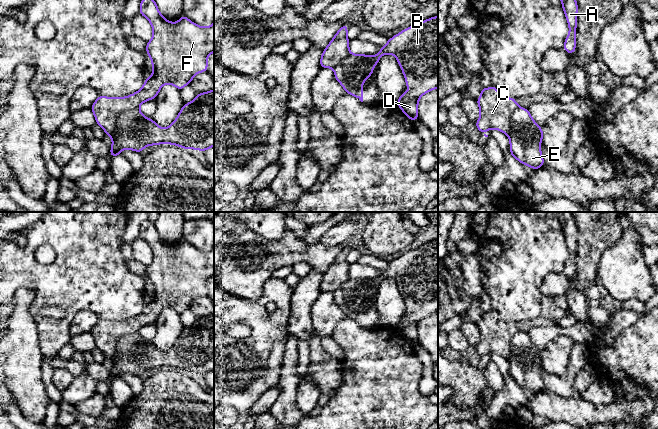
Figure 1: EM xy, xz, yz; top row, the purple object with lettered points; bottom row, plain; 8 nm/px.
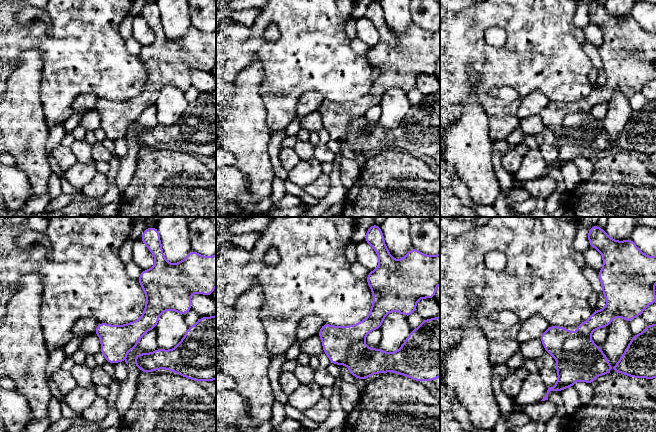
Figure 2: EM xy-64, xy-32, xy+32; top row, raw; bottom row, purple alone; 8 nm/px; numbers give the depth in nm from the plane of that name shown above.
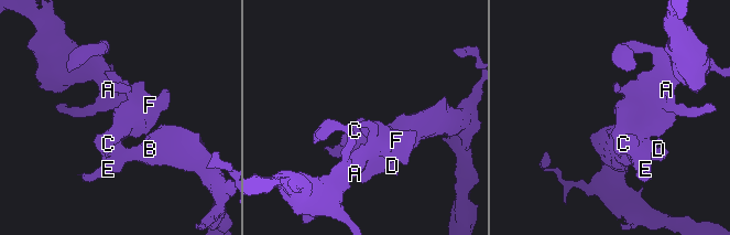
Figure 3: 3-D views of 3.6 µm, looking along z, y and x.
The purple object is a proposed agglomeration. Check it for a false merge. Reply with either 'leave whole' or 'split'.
split

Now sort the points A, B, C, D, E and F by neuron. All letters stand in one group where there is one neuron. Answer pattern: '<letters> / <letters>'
A C F / B D E

